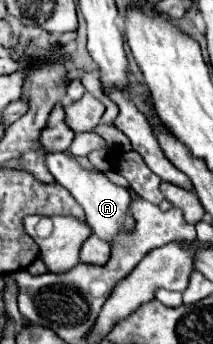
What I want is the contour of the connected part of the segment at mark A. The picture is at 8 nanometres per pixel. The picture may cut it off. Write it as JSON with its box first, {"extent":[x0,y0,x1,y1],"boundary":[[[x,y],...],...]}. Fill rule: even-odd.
{"extent":[46,152,134,242],"boundary":[[[48,152],[46,154],[46,166],[48,166],[50,174],[56,178],[56,182],[60,182],[76,198],[76,202],[84,208],[86,222],[98,238],[112,242],[112,238],[118,232],[130,230],[134,226],[134,220],[128,214],[128,206],[130,206],[128,190],[112,184],[102,172],[84,170],[72,156],[68,156],[64,152]]]}

